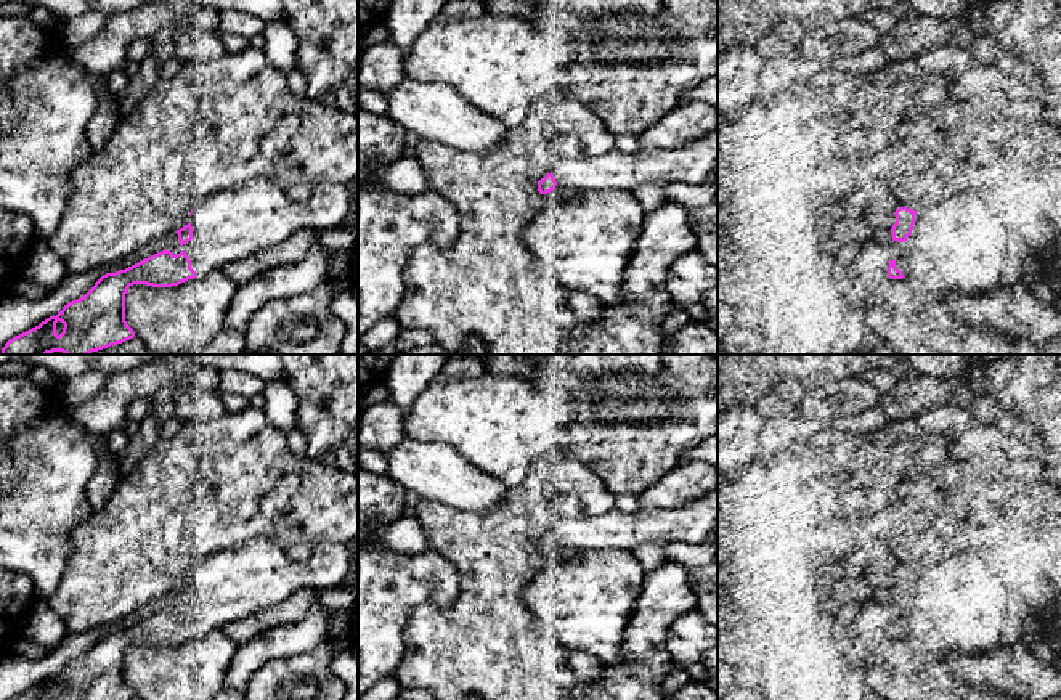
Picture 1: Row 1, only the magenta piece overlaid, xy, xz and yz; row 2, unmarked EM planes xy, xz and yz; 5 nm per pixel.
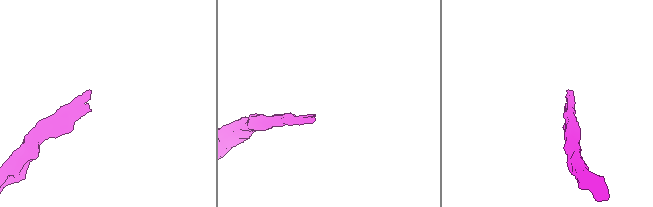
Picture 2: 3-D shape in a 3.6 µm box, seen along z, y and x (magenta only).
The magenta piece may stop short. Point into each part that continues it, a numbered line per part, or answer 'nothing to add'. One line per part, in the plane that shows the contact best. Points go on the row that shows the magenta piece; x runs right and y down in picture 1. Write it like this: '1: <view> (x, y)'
1: xy (230, 225)

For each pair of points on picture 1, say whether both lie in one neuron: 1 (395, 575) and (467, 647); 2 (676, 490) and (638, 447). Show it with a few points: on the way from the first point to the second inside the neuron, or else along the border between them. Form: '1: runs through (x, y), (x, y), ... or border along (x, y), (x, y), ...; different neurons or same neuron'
1: border along (459, 590), (447, 606), (421, 606), (403, 636); different neurons
2: border along (678, 463), (638, 495); different neurons

